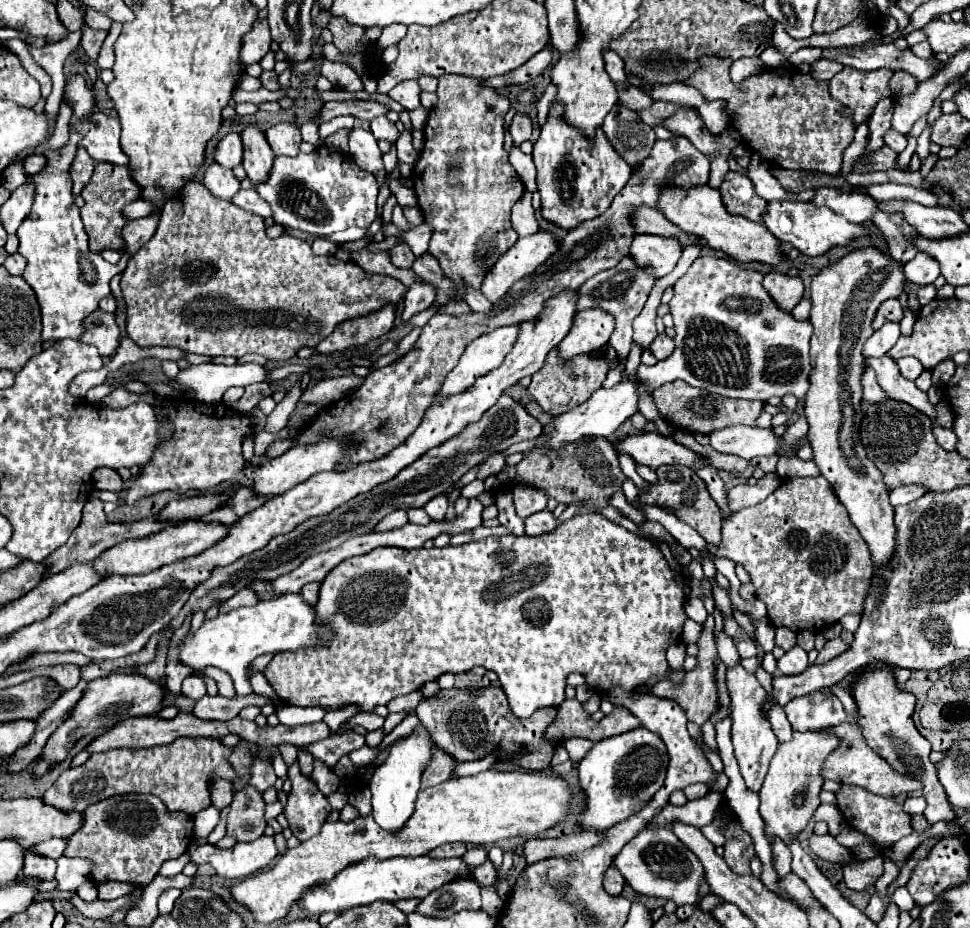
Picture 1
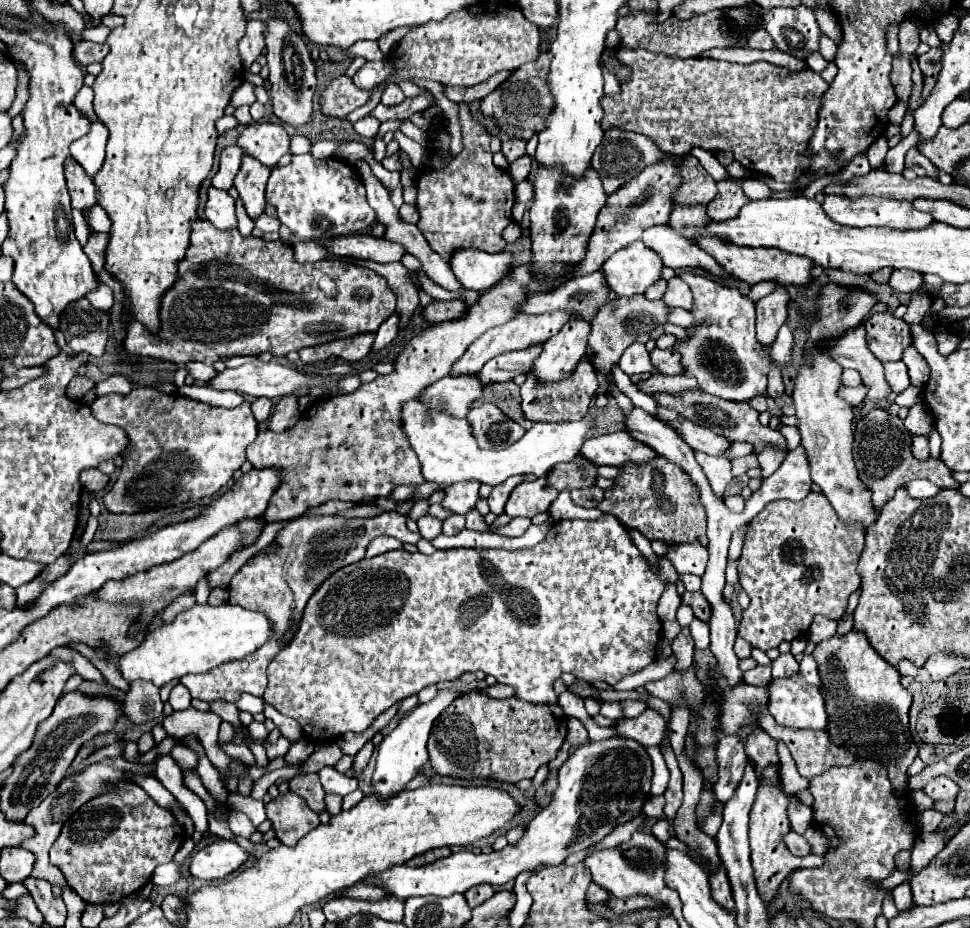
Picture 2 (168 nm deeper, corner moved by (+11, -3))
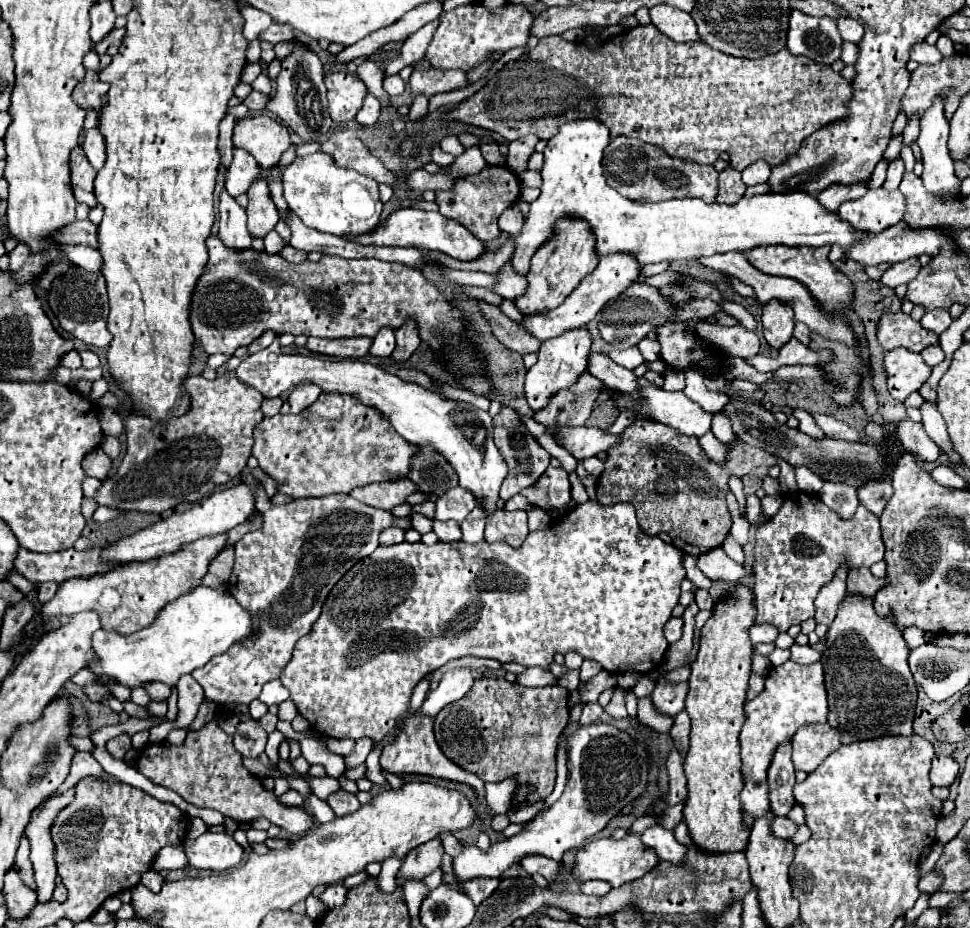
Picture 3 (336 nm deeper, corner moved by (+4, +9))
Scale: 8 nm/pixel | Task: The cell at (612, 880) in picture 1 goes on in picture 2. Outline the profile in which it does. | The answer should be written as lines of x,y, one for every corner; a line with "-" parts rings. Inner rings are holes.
589,884
587,894
585,894
585,900
589,904
603,904
603,902
609,900
609,892
605,892
603,888
597,888
595,884

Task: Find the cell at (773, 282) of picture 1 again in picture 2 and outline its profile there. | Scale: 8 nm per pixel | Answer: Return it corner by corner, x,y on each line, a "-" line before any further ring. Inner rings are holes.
777,286
769,296
761,298
757,308
757,342
763,346
771,346
777,338
779,328
787,320
787,304
789,304
789,292
781,286

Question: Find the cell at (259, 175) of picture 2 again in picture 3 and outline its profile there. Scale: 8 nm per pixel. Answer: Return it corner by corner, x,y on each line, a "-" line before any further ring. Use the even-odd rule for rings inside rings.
260,170
260,176
252,182
252,188
248,188
248,230
252,236
266,236
270,230
274,230
276,222
280,220
276,206
272,204
272,196
268,196
268,182
266,172

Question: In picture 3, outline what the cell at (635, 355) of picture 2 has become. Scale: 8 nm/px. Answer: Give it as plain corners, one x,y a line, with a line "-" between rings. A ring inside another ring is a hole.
628,348
628,350
614,352
610,358
612,358
614,362
618,362
620,366
628,368
628,370
634,370
636,366
640,366
640,364
644,362
644,358
642,358
642,354
640,354
638,348

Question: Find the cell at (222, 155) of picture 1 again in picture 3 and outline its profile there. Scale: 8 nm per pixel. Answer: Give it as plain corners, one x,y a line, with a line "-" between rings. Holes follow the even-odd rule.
234,148
234,158
232,164
226,168
226,190
230,196
238,196
244,194
250,186
250,182
260,174
260,166
256,164
256,160
244,152
244,148

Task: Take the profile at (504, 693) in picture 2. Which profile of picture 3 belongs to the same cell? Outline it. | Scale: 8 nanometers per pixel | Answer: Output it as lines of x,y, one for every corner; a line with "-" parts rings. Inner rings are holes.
526,668
522,674
518,674
516,678
522,686
546,686
546,684
554,684
556,678
542,670
542,668

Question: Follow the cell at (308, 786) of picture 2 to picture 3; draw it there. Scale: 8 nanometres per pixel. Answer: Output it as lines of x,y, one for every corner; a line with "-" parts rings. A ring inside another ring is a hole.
336,790
334,794
328,796
326,802
328,802
330,808
336,812
336,816
354,812
354,810
358,810
358,806
360,806
360,802
356,800
356,796
350,794
350,792
346,792
346,790

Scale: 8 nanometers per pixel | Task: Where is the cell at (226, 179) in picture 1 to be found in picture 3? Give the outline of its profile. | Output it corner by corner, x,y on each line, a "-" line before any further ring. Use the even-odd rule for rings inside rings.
226,190
220,192
220,204
218,204
218,216
220,216
220,238
228,248
244,250
250,248
252,236
246,226
246,208
242,208
232,196
228,196

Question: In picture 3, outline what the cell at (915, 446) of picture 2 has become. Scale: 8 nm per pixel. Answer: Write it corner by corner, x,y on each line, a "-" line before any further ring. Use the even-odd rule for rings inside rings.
904,420
898,424
896,430
906,452
916,454
924,462
934,462
940,456
940,448
926,436
924,426
920,422

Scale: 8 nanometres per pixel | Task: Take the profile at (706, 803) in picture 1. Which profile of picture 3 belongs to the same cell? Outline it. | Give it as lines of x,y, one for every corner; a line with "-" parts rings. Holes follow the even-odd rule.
788,660
772,668
770,674
766,676
764,692
744,704
744,714
746,714
746,722
740,730
744,788
740,792
740,800
742,800
742,810
758,818
770,810
766,770
768,770
768,764
772,760
776,746
782,744
784,740
790,740
794,732
804,724
826,722
828,700
826,700
822,664
816,662
816,664
800,666

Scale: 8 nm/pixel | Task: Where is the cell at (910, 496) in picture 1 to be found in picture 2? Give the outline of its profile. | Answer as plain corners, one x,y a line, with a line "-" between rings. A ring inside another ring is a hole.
911,480
907,484
907,492
913,496
913,498
933,498
935,494
941,492
941,488
937,488
933,482
929,480

